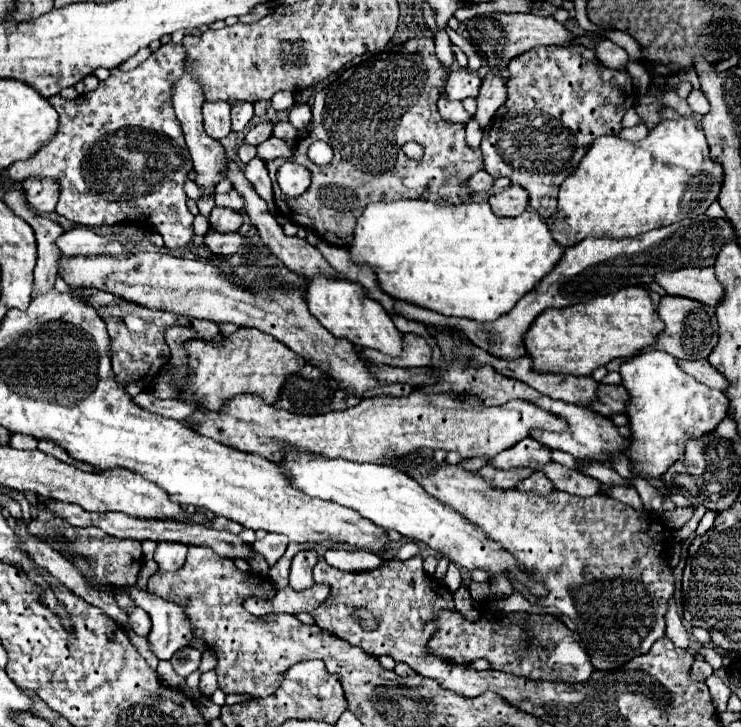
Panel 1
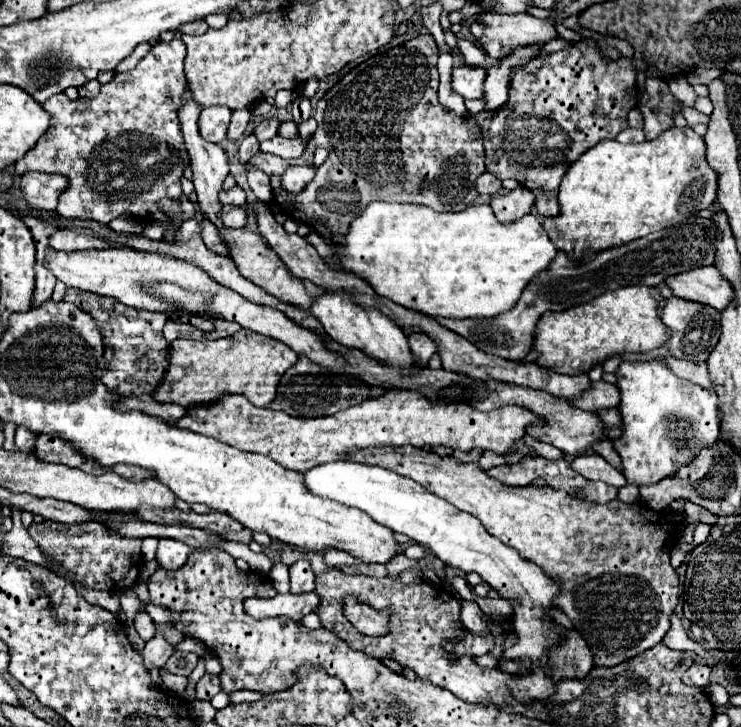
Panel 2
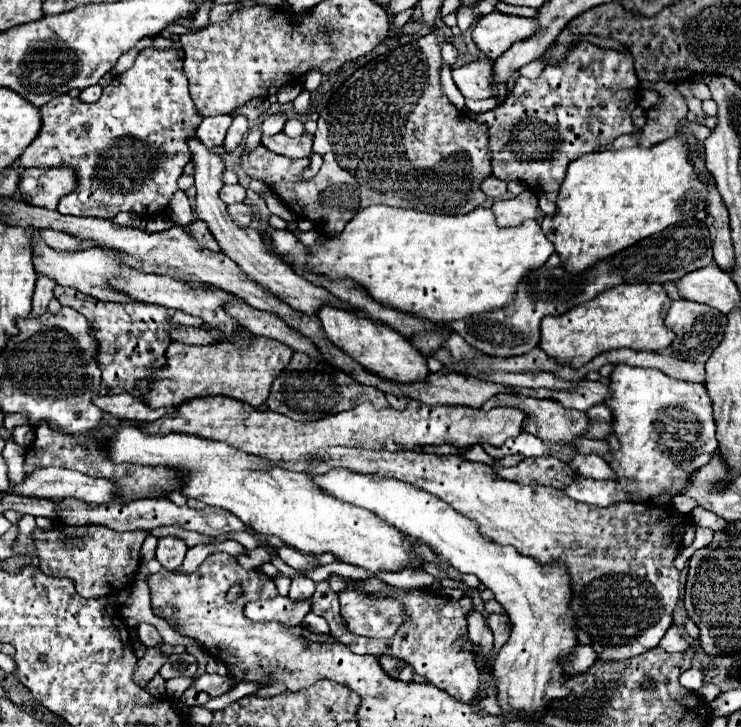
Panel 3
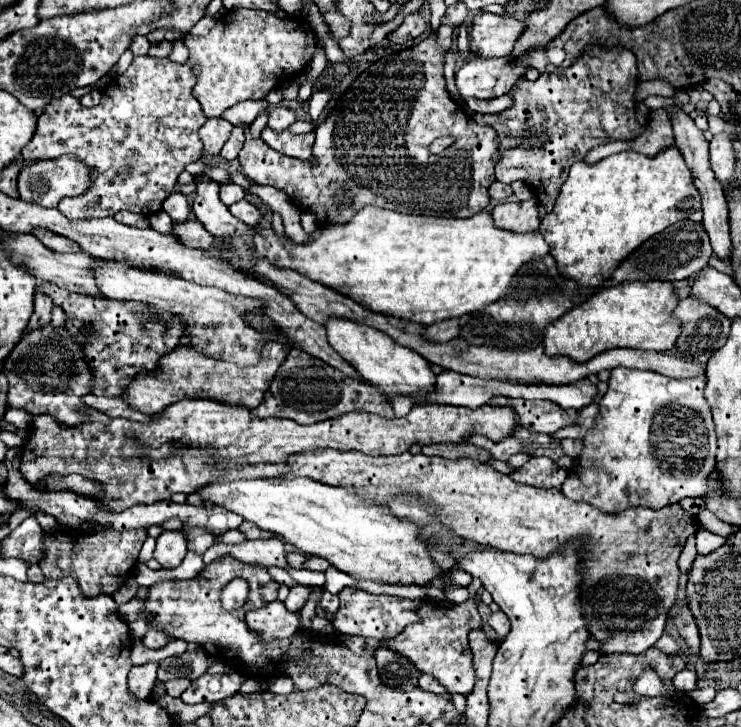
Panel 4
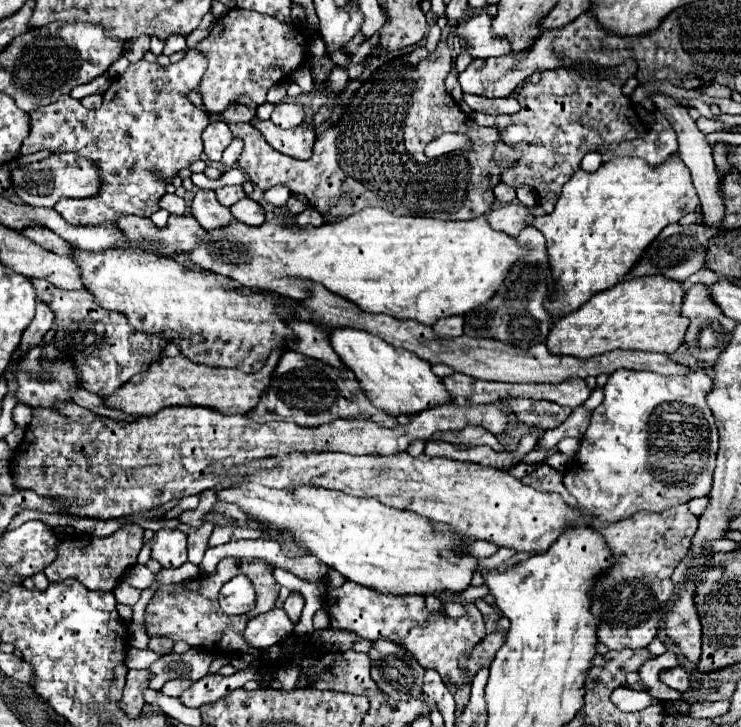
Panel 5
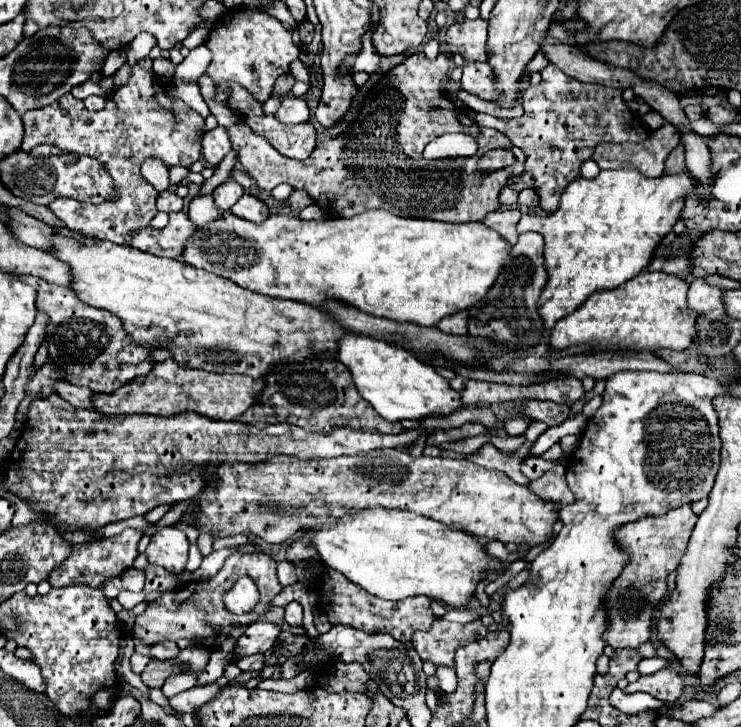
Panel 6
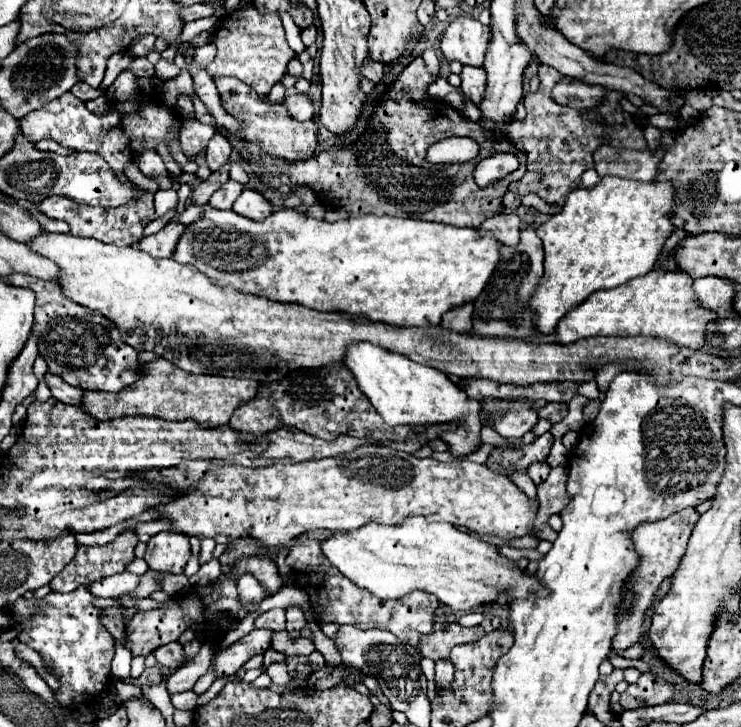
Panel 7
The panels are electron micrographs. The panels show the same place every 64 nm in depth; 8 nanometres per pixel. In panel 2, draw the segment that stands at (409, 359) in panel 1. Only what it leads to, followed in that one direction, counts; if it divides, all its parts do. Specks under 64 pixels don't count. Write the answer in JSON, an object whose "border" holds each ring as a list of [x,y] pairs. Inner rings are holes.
{"border":[[[412,334],[412,336],[408,336],[408,342],[410,342],[410,350],[412,350],[416,362],[418,362],[422,368],[428,364],[430,356],[432,356],[434,352],[438,352],[436,342],[434,342],[432,338],[428,338],[426,334]]]}

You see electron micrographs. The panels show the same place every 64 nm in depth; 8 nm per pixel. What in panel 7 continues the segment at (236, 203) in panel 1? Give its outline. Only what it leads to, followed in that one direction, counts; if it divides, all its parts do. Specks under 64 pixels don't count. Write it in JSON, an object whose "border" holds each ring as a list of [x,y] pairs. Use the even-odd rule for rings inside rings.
{"border":[[[228,180],[222,188],[218,188],[214,192],[214,208],[220,208],[220,210],[230,210],[232,204],[236,202],[236,198],[240,196],[242,192],[242,184],[236,182],[236,180]]]}

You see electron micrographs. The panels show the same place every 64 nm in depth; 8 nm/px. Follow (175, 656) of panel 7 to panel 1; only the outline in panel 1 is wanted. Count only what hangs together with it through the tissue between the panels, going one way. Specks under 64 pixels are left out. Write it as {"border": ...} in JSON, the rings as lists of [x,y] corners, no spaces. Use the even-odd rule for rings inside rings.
{"border":[[[136,608],[136,610],[128,616],[128,620],[130,620],[132,630],[134,630],[138,636],[148,636],[148,634],[150,634],[152,624],[150,624],[148,614],[146,614],[142,608]]]}

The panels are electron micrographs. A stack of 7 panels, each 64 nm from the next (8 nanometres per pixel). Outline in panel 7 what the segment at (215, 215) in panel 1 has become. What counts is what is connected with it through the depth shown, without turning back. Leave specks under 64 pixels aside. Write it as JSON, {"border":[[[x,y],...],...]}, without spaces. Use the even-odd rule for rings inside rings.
{"border":[[[244,188],[242,194],[238,196],[238,200],[234,202],[232,210],[234,210],[236,214],[242,214],[242,216],[246,216],[246,218],[250,218],[250,220],[260,222],[260,220],[264,220],[268,214],[272,214],[272,204],[270,204],[260,192],[250,190],[250,188]]]}

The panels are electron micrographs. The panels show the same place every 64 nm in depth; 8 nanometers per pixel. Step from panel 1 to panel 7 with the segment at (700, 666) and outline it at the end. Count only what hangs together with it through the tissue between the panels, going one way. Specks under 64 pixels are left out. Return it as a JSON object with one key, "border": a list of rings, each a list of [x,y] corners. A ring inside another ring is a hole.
{"border":[[[642,674],[636,684],[630,684],[628,690],[620,696],[620,704],[624,710],[638,710],[646,706],[664,704],[674,694],[674,686],[658,680],[654,674]]]}

